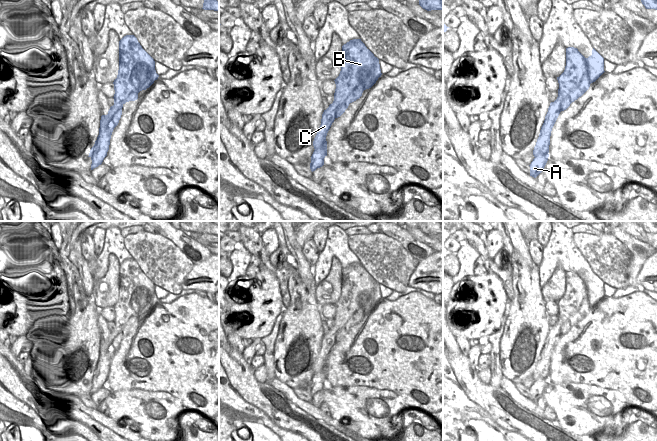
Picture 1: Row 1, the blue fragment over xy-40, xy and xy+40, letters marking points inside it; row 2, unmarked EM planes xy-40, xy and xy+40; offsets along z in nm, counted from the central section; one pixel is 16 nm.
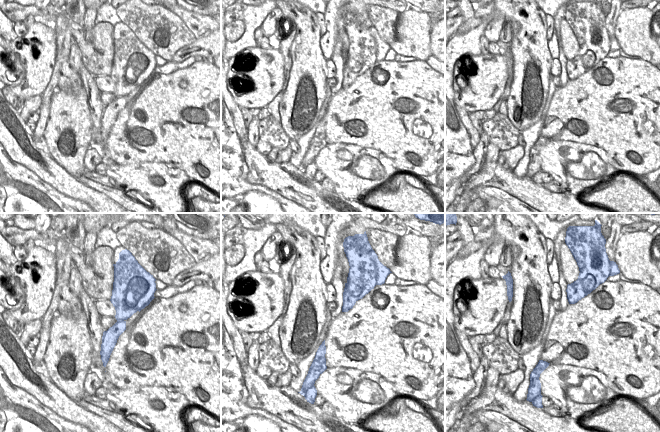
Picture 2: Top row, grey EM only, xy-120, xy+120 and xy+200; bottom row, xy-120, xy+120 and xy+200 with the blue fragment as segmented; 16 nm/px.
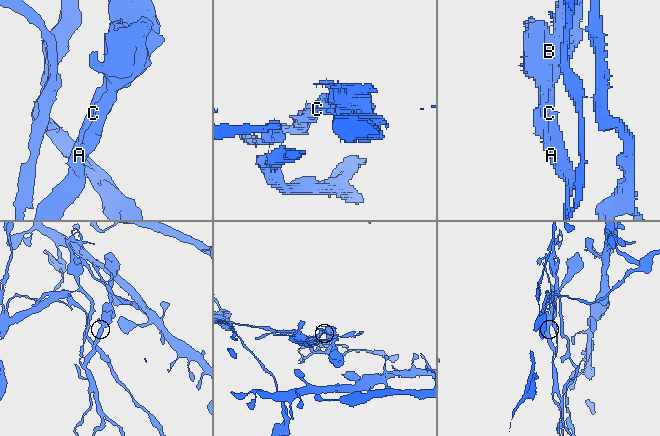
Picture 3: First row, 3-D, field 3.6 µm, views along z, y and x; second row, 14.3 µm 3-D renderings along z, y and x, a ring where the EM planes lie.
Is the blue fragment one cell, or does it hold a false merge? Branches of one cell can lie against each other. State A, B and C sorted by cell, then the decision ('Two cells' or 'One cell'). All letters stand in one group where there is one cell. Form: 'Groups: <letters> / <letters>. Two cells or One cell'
Groups: A B / C. Two cells.

